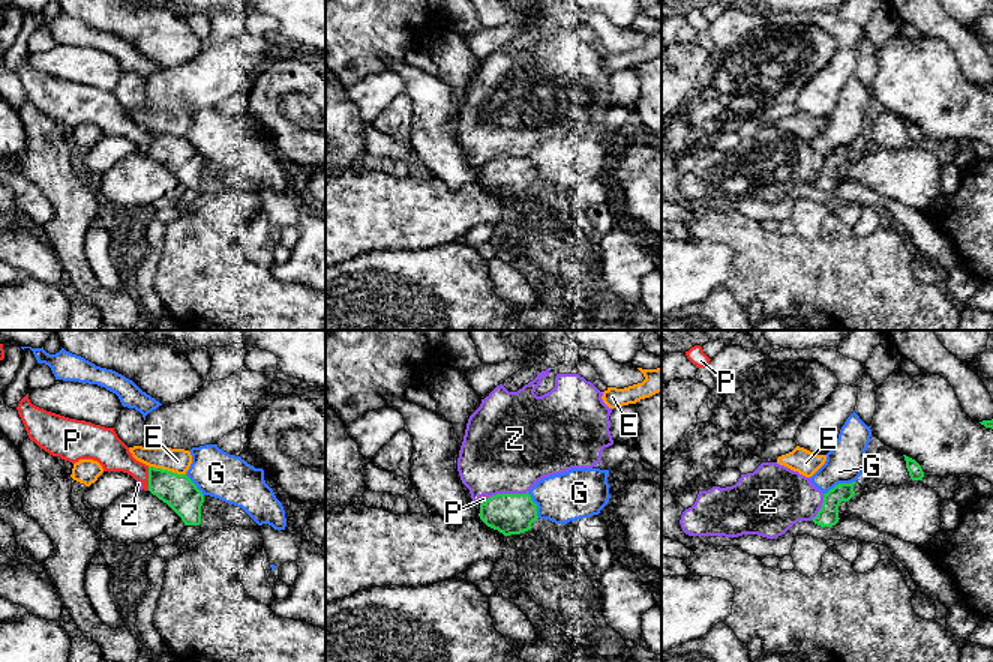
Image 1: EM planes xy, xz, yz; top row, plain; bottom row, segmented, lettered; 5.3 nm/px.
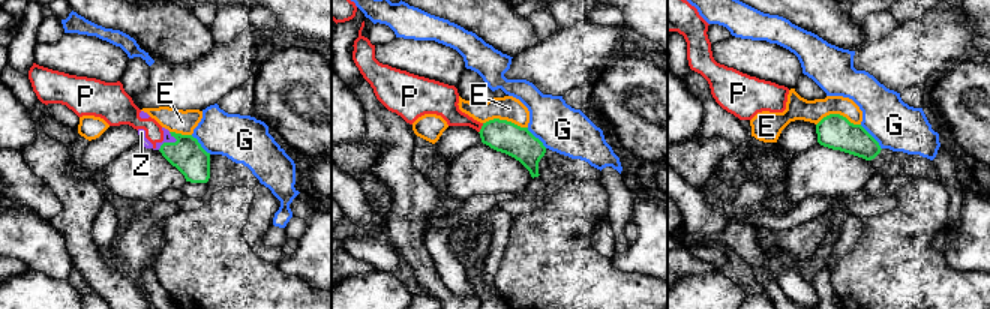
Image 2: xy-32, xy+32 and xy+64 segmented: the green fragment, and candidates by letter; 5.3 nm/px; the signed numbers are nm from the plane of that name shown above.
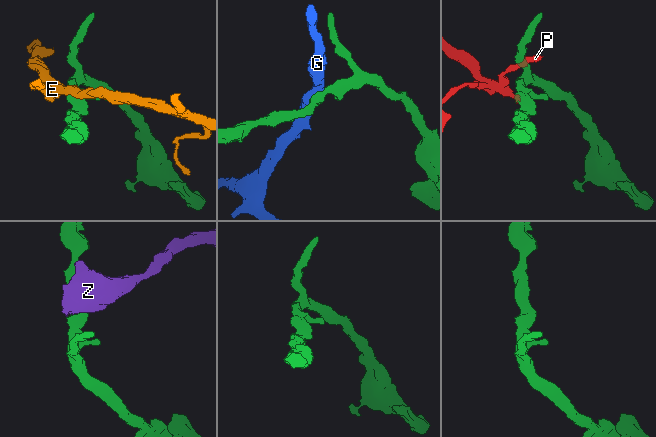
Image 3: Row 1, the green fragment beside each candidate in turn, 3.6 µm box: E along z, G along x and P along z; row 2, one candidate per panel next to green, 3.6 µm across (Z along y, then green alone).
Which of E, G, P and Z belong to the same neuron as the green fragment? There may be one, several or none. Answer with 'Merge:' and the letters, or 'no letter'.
Merge: no letter

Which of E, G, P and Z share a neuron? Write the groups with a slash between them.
E / G / P Z

